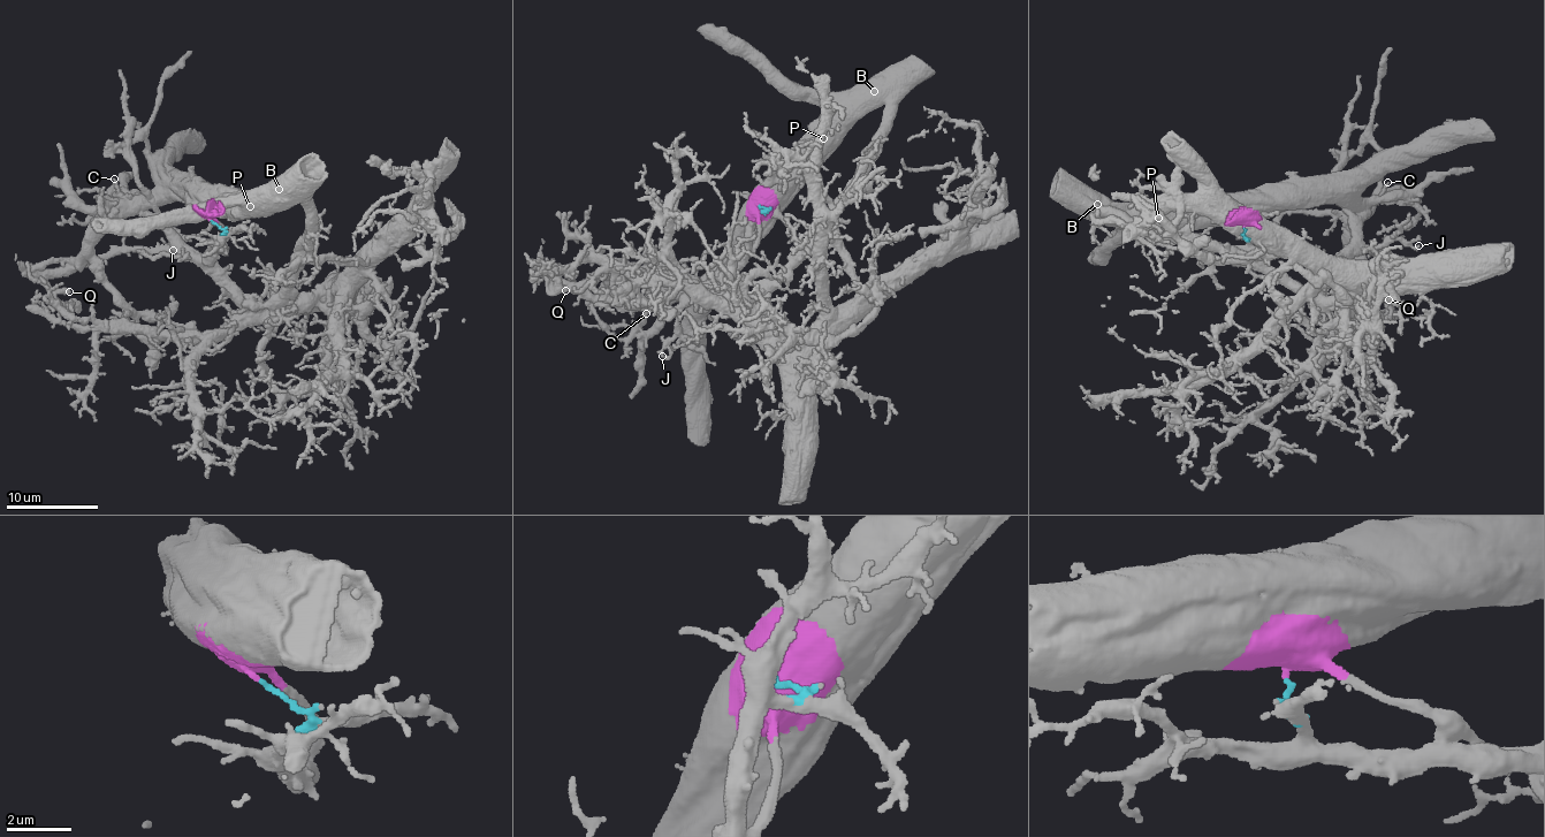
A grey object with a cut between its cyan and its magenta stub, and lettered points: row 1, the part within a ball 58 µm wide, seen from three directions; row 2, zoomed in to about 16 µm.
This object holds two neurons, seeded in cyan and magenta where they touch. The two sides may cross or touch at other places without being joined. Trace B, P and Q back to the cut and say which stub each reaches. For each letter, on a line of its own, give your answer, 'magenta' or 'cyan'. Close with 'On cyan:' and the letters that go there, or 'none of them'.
B: magenta
P: magenta
Q: magenta
On cyan: none of them

